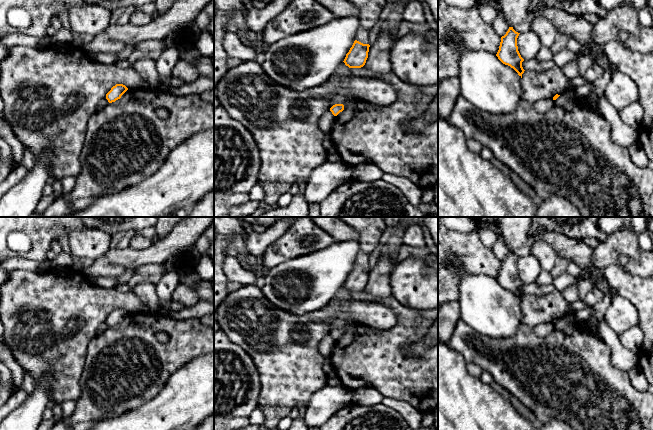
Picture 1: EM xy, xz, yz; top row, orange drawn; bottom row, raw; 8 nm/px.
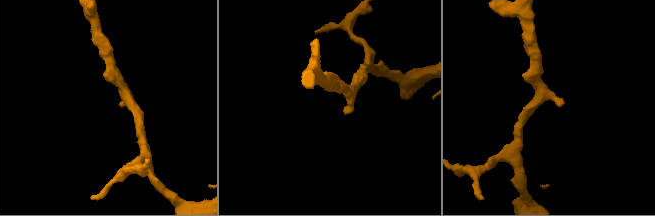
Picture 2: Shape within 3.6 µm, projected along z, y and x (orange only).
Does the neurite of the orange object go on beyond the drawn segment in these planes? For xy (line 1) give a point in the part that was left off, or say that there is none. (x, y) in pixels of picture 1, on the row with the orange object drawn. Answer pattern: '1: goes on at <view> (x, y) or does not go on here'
1: does not go on here

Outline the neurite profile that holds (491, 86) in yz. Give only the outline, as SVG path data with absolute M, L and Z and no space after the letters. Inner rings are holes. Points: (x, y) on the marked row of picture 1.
M464 50L459 58L460 95L490 114L511 114L522 100L521 76L485 50Z

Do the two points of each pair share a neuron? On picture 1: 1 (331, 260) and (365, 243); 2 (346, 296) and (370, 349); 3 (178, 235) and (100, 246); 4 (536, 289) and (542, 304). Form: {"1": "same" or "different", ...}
{"1": "different", "2": "same", "3": "different", "4": "different"}

